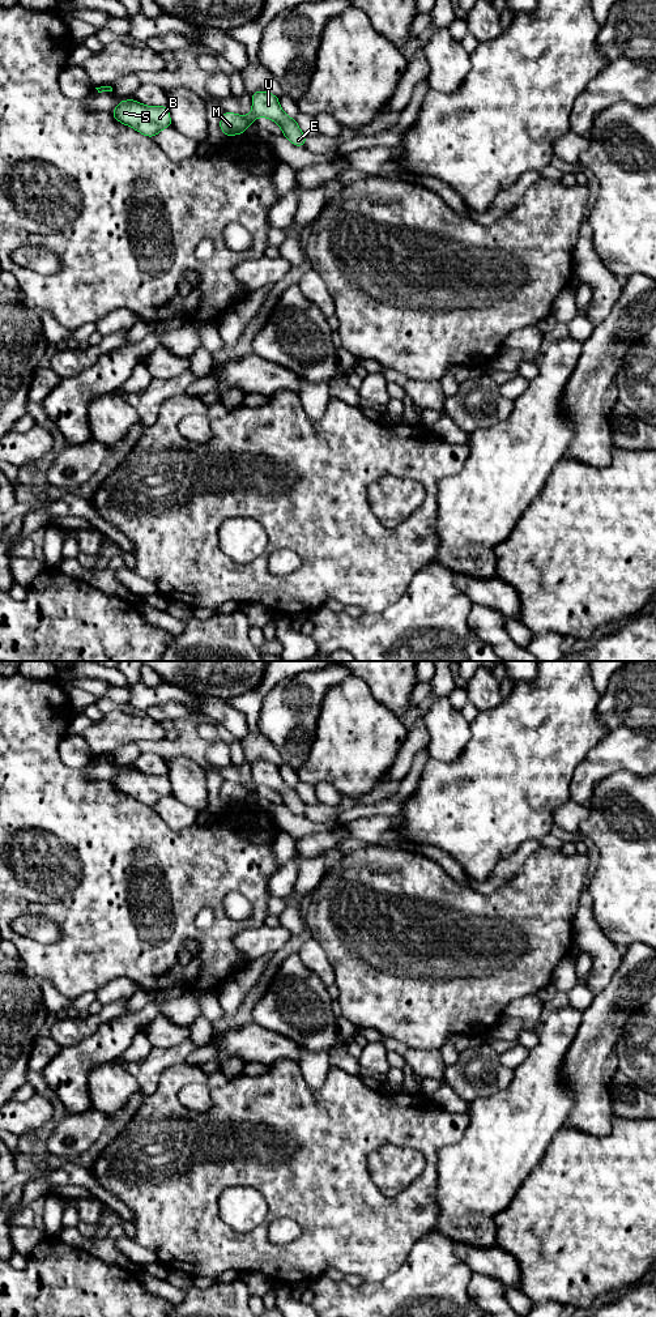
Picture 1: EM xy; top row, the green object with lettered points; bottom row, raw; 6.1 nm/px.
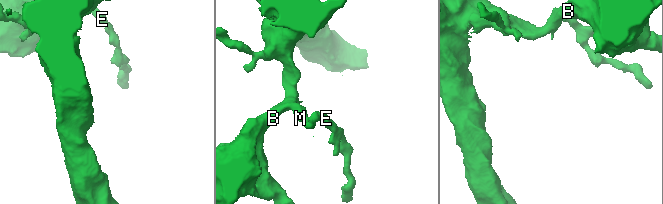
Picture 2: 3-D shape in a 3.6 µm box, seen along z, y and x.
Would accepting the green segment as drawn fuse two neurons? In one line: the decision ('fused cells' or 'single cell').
fused cells

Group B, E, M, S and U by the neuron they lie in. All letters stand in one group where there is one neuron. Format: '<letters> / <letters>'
B M S / E U

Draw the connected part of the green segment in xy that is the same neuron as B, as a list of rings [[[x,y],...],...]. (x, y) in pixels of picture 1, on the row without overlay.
[[[122,768],[111,783],[115,789],[148,806],[154,806],[163,797],[172,796],[166,775],[146,775],[136,768]]]

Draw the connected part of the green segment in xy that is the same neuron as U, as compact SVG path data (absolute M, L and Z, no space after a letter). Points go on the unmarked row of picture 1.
M255 760L251 764L252 777L244 785L248 794L254 793L256 787L268 787L277 792L282 804L295 815L306 815L304 802L301 800L295 788L284 781L278 770L280 767L268 760Z

